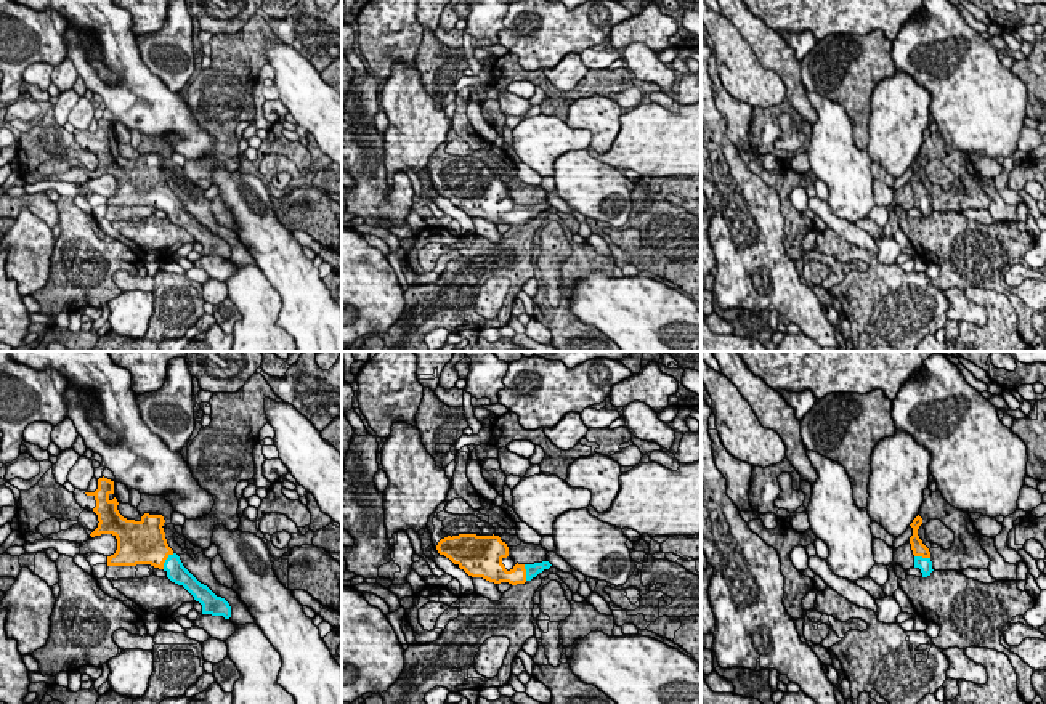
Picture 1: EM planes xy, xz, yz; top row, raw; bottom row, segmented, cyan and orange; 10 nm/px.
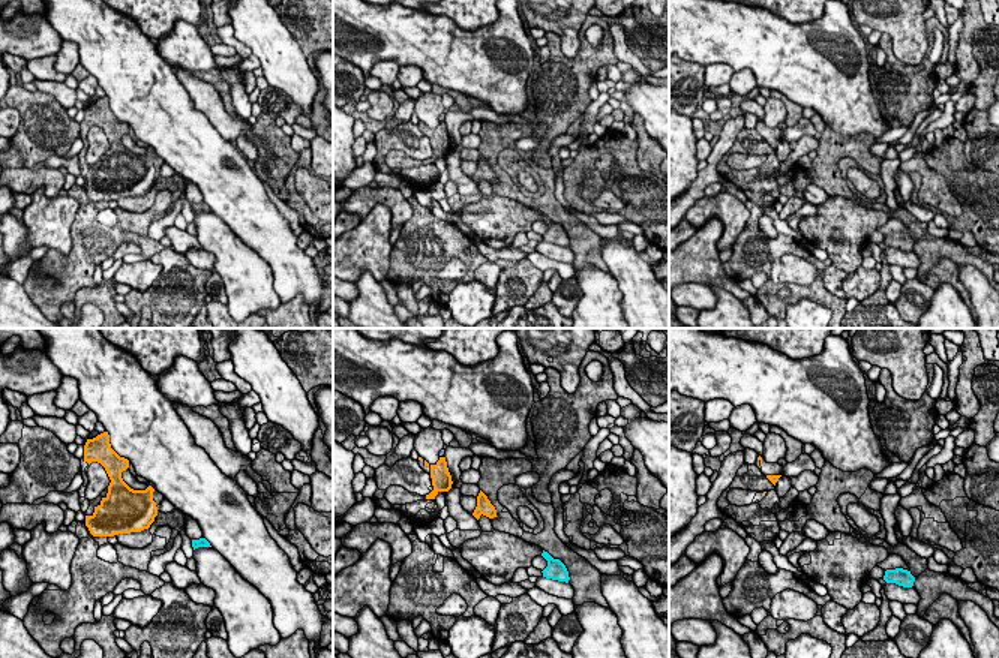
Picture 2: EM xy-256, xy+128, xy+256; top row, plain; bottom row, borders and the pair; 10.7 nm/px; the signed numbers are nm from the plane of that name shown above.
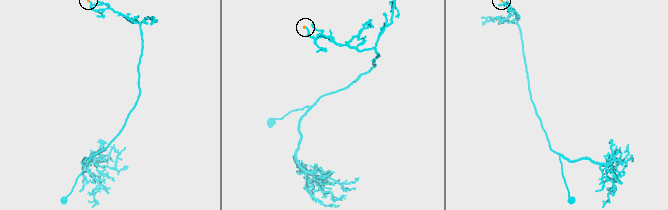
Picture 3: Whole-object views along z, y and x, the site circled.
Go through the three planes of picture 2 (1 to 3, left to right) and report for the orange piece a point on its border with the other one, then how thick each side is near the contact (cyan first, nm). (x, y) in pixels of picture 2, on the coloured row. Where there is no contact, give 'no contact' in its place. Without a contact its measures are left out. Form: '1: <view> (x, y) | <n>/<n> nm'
1: no contact
2: no contact
3: no contact

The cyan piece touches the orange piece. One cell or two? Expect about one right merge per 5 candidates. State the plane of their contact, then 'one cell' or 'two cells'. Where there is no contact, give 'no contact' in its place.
contact in xy; one cell

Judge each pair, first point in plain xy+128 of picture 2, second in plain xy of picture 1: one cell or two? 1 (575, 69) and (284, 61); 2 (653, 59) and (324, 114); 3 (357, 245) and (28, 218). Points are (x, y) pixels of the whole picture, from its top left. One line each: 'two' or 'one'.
1: two
2: two
3: one

